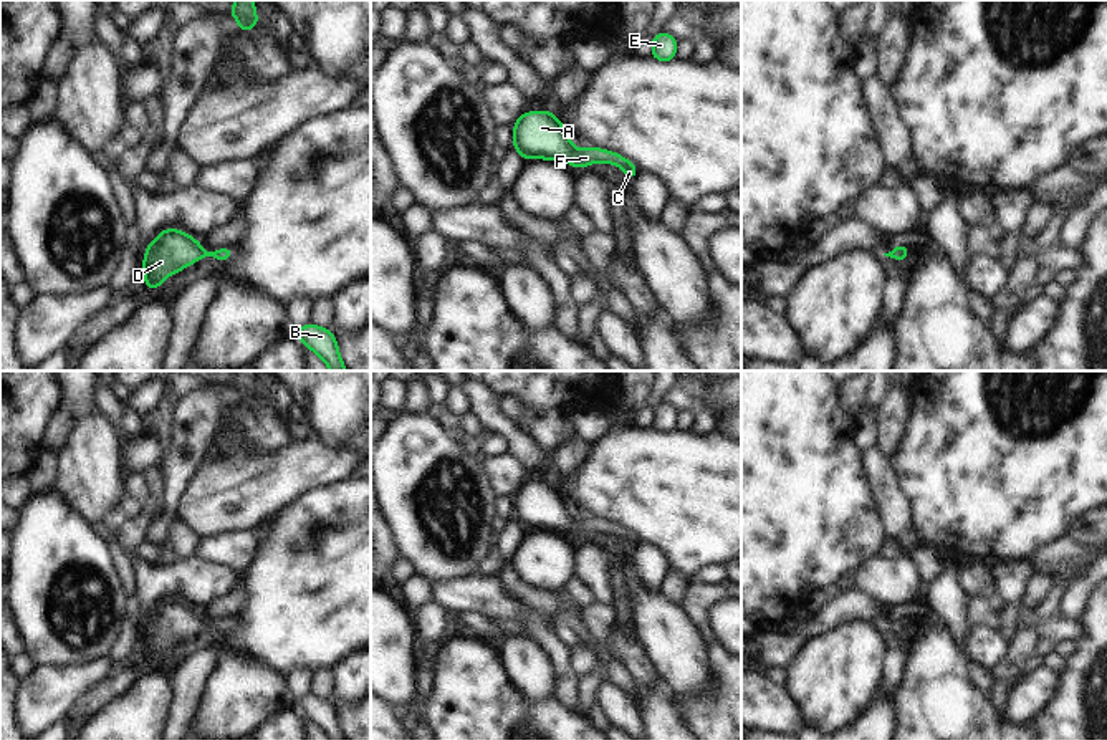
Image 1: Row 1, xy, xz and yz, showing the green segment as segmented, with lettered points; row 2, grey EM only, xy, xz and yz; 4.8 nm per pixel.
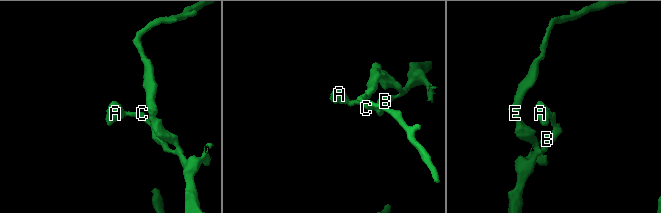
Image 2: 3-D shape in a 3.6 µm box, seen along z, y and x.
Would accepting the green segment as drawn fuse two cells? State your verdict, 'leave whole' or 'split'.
leave whole

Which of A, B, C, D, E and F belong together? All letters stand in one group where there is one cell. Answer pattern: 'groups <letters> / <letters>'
groups A B C D E F

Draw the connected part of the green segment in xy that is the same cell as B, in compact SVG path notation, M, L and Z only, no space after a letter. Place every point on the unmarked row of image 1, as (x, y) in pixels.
M313 694L303 695L295 707L313 723L316 723L328 740L347 740L341 732L339 718L331 700Z

